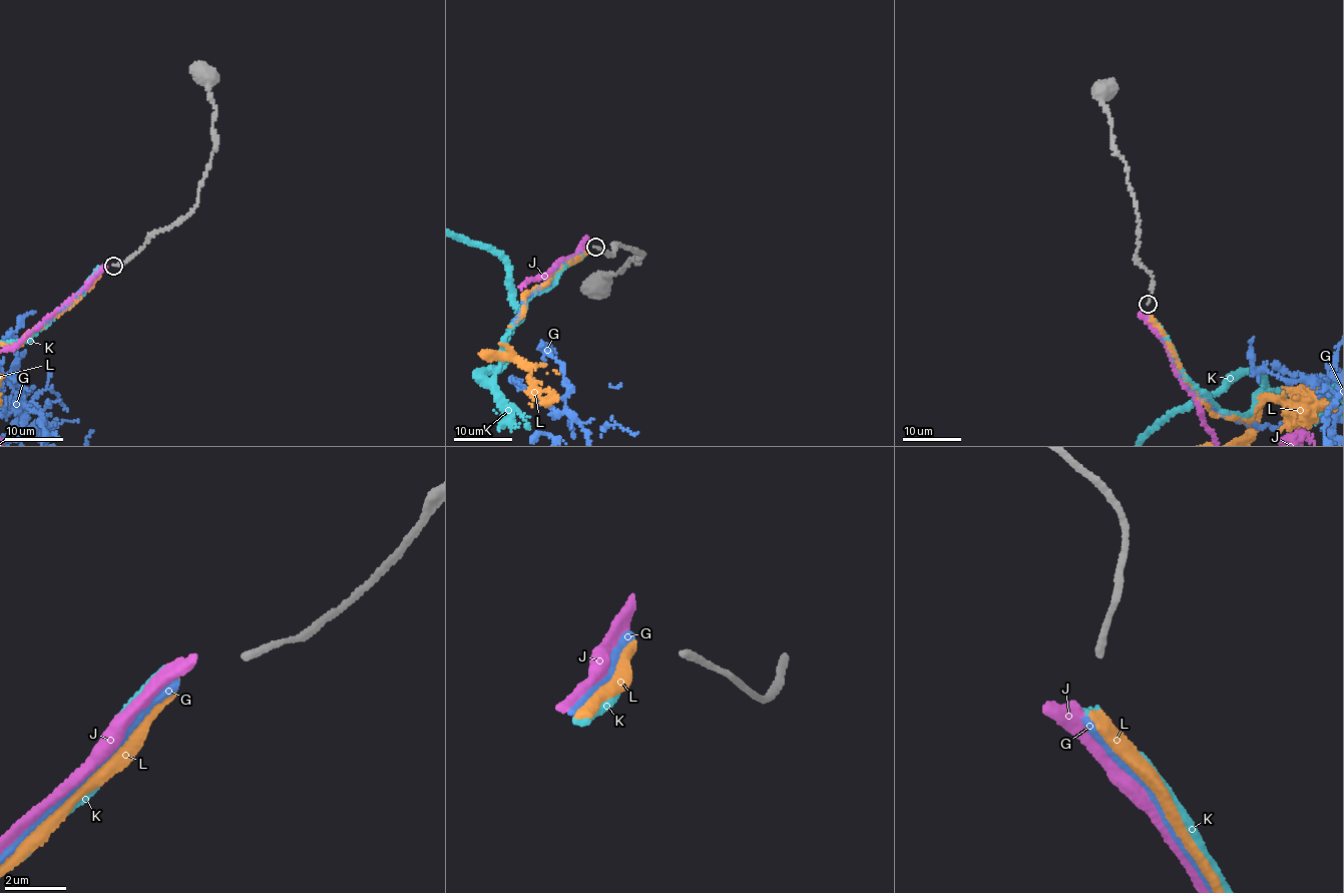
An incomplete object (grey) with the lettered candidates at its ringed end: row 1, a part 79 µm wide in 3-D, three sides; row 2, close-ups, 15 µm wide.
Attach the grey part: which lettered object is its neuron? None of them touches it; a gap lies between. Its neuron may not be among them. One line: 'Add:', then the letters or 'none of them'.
Add: L

